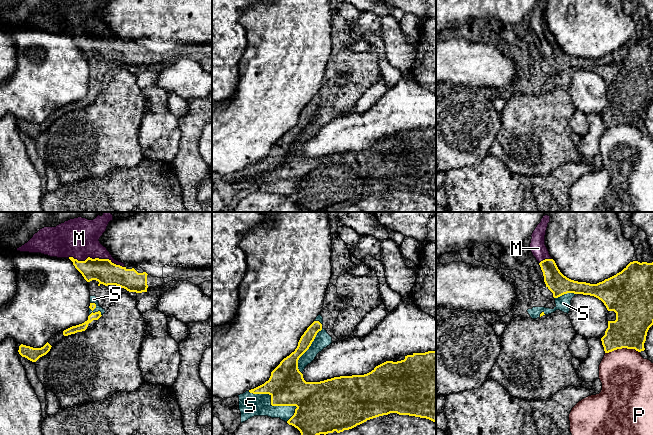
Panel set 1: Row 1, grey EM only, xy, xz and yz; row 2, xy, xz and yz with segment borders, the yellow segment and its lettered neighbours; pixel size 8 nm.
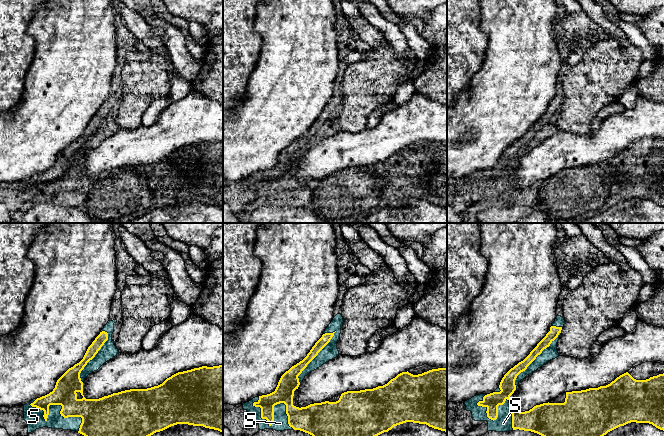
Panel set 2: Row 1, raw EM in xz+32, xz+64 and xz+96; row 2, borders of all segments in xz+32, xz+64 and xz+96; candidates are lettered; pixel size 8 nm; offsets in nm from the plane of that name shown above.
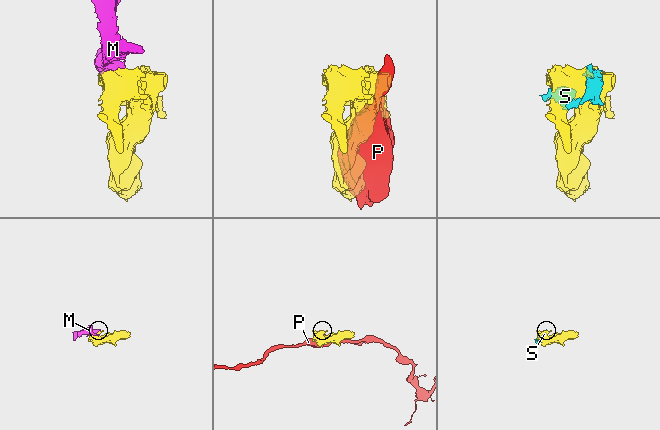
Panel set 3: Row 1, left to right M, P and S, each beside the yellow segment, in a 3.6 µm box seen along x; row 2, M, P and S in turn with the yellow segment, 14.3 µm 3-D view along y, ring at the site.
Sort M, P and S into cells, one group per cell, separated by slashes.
M S / P

